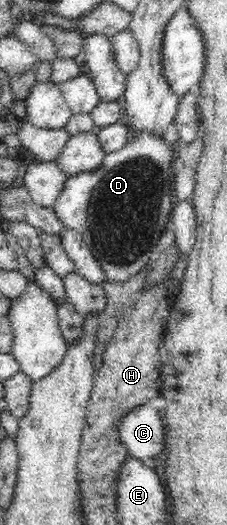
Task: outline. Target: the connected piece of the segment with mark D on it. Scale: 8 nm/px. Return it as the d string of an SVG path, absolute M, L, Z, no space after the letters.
M136 131L131 134L129 142L121 150L105 154L102 163L99 163L96 169L67 176L65 186L56 198L53 208L58 214L58 219L82 237L86 247L89 247L102 267L106 282L124 282L153 259L156 245L173 210L171 203L175 183L174 172L177 167L176 160L172 157L174 152L174 146L166 144L161 135Z

